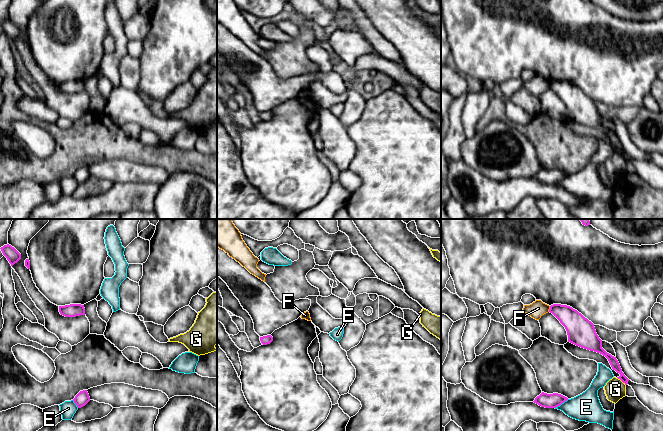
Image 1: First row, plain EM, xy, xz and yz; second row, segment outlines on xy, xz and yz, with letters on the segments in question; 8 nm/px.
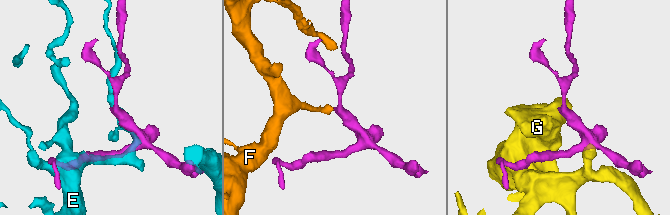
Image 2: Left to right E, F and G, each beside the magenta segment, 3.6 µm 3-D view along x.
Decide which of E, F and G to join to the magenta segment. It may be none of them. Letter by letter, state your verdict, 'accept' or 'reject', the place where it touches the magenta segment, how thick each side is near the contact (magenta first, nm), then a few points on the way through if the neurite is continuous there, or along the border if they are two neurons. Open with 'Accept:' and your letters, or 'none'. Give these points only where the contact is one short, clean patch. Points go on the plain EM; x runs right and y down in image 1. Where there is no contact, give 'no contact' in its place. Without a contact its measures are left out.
Accept: none
E: reject | yz (561, 179) | 120/220 nm
F: reject | yz (549, 85) | 180/120 nm | along yz (550, 82), (548, 87)
G: reject | yz (621, 156) | 70/170 nm | along yz (617, 153), (625, 161)

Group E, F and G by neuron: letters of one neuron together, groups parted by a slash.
E / F / G

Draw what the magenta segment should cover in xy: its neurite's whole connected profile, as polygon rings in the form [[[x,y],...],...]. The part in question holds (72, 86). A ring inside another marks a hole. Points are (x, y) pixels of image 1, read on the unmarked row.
[[[70,80],[65,82],[59,82],[59,88],[65,93],[76,93],[85,91],[84,81],[81,80]]]

